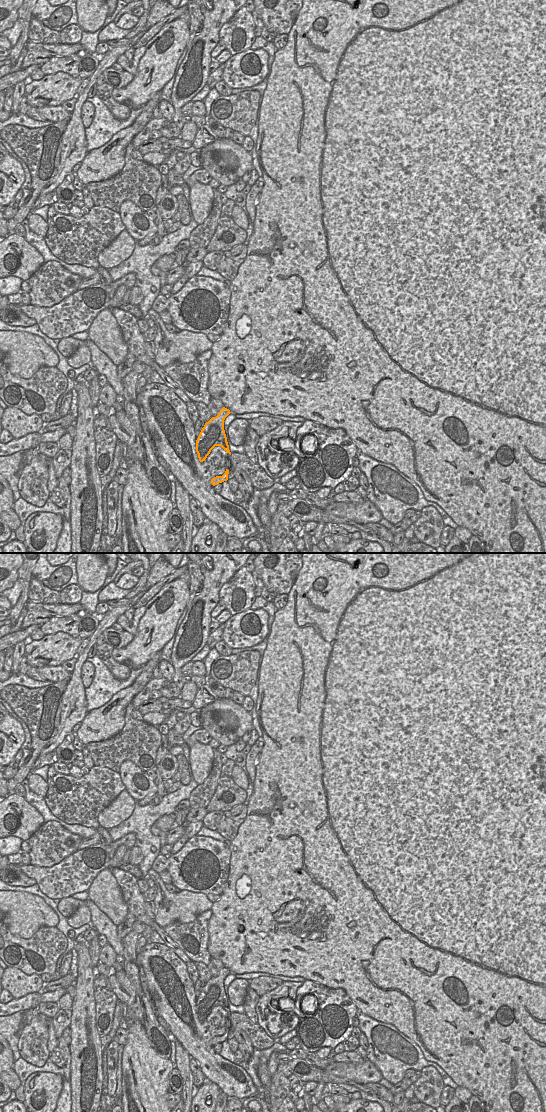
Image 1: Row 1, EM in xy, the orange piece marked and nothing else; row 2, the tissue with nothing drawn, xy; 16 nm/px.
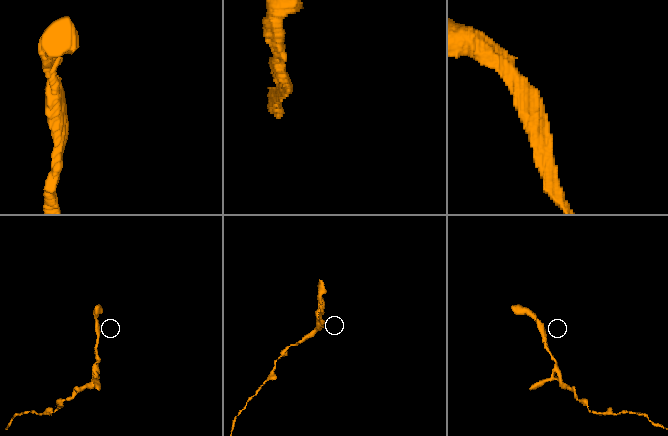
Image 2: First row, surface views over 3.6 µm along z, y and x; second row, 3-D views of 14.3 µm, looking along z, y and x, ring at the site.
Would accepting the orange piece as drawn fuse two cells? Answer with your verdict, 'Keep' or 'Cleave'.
Keep

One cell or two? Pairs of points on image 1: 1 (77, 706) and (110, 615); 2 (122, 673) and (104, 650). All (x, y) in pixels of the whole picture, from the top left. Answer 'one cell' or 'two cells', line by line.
1: one cell
2: one cell

